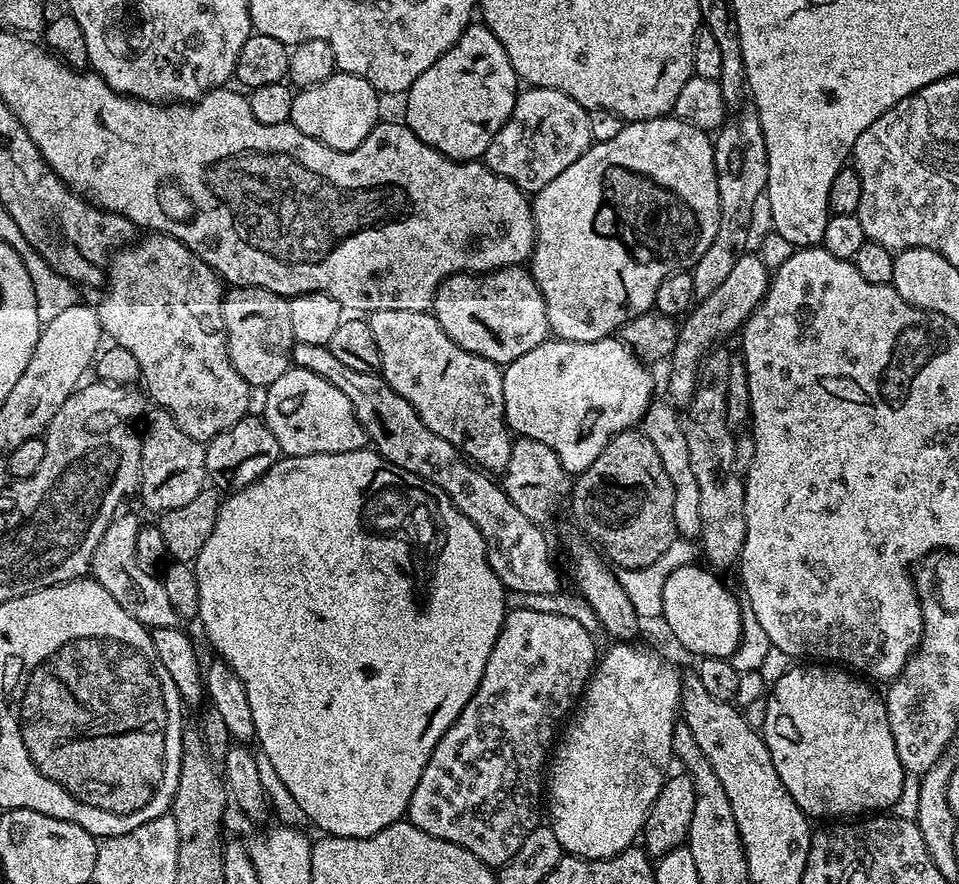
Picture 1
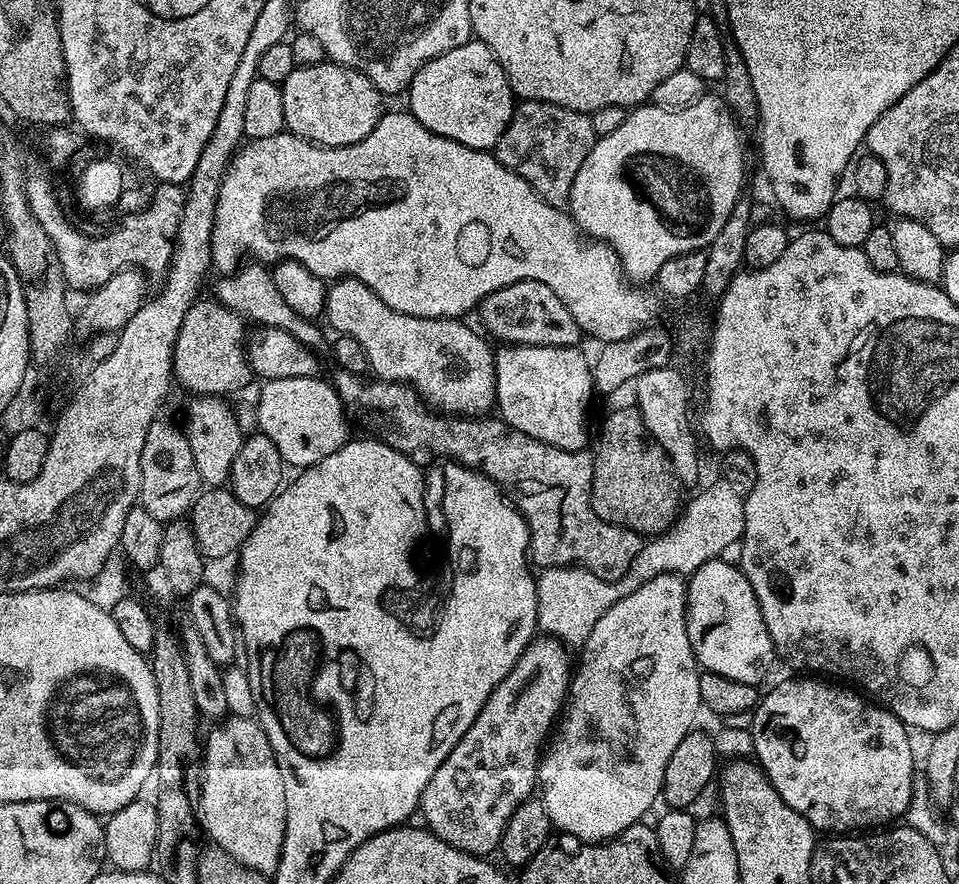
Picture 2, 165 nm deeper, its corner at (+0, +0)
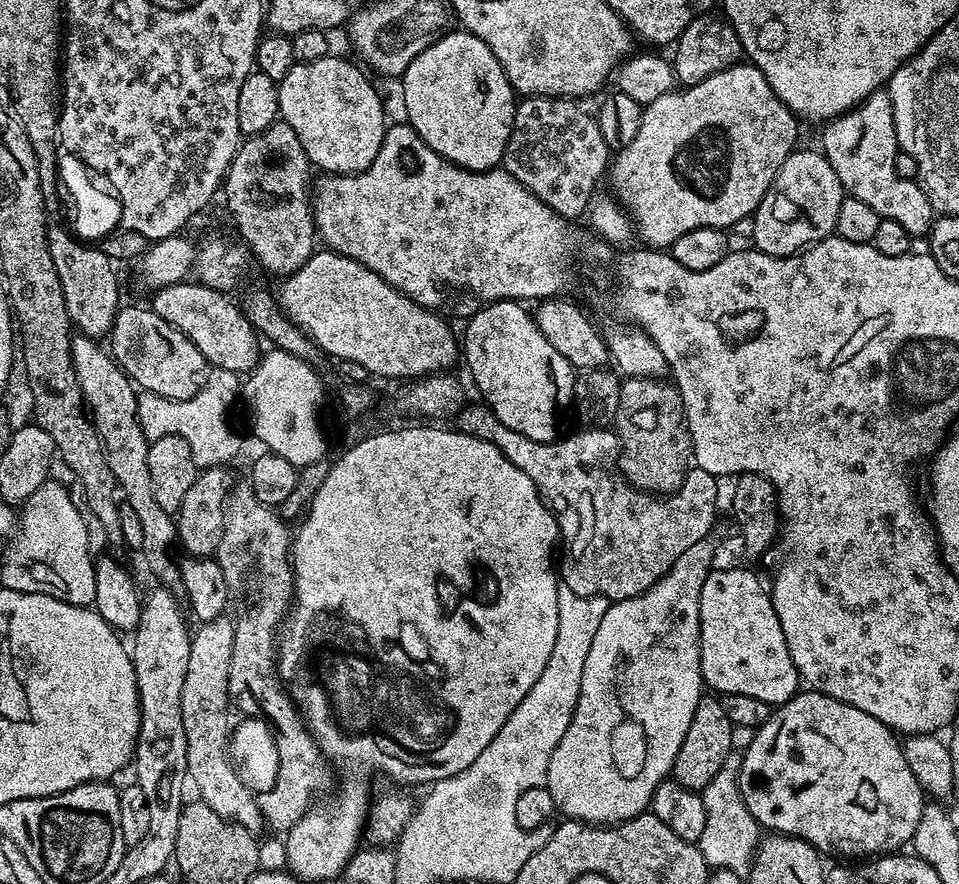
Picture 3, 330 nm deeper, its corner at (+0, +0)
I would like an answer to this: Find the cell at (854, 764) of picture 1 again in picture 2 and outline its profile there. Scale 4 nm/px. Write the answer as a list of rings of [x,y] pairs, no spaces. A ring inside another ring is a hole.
[[[820,678],[804,679],[808,680],[784,680],[761,695],[753,711],[751,729],[755,763],[764,769],[782,802],[786,802],[790,810],[798,810],[798,814],[821,833],[872,830],[899,821],[910,806],[912,777],[918,772],[917,761],[916,764],[912,761],[909,729],[887,707],[863,700],[868,698],[859,691],[847,692]]]

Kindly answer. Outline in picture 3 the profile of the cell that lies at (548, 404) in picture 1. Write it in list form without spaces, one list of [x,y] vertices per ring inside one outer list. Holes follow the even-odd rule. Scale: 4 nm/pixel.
[[[495,300],[492,304],[487,304],[485,308],[479,308],[474,315],[467,317],[464,328],[464,336],[462,332],[462,360],[468,363],[468,372],[472,375],[472,380],[476,383],[476,388],[480,391],[479,399],[488,405],[490,411],[493,412],[506,426],[510,426],[510,430],[518,430],[518,434],[526,434],[526,438],[534,438],[534,442],[550,442],[557,439],[558,432],[556,427],[560,424],[560,411],[564,407],[573,403],[572,387],[576,381],[576,372],[570,362],[566,362],[566,358],[562,358],[562,354],[558,354],[558,350],[554,350],[554,346],[550,346],[550,342],[546,342],[546,334],[542,334],[542,330],[538,330],[533,313],[528,312],[523,303],[519,300]]]

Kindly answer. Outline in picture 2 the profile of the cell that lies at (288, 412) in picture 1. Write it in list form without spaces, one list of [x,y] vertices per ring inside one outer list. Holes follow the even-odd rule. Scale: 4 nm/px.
[[[315,376],[278,378],[263,381],[262,387],[260,400],[255,401],[259,431],[278,446],[278,454],[282,454],[285,465],[292,467],[293,464],[296,470],[310,468],[348,443],[349,417],[340,395],[327,379]]]

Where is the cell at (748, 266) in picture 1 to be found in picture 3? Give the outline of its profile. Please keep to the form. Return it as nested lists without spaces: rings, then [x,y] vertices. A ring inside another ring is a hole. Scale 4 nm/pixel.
[[[793,150],[786,158],[786,162],[778,170],[770,190],[762,198],[762,202],[752,213],[754,232],[750,239],[755,251],[765,252],[771,256],[793,256],[795,252],[802,252],[811,248],[813,244],[833,235],[838,222],[838,206],[842,206],[846,195],[842,182],[838,182],[838,174],[834,174],[834,166],[825,158],[823,151],[800,152]]]

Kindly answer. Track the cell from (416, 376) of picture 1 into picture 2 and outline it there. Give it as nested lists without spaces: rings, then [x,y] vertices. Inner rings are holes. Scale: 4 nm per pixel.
[[[341,278],[331,285],[328,289],[328,301],[324,307],[324,316],[337,329],[339,335],[349,336],[358,342],[358,346],[362,346],[366,350],[366,358],[368,359],[369,369],[379,379],[389,382],[399,382],[401,384],[410,384],[419,392],[421,398],[429,408],[451,414],[454,416],[483,416],[493,411],[496,403],[496,354],[493,345],[479,331],[475,332],[472,328],[464,325],[465,321],[460,318],[418,318],[410,314],[402,314],[398,310],[390,310],[390,306],[386,306],[386,302],[382,302],[382,298],[378,298],[378,294],[374,294],[374,290],[370,290],[362,283],[361,280],[353,280],[351,278]]]

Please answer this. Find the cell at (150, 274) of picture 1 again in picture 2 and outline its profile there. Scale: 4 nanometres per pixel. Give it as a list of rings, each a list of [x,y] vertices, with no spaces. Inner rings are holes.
[[[196,396],[188,404],[182,427],[190,442],[190,454],[194,454],[194,466],[198,466],[201,481],[208,488],[223,488],[229,483],[232,463],[242,450],[246,435],[239,428],[236,409],[227,399],[218,396]]]

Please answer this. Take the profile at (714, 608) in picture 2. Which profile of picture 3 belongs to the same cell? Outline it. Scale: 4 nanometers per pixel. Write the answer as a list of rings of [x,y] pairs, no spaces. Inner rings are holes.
[[[717,567],[702,582],[700,599],[700,669],[705,685],[716,694],[750,694],[762,702],[779,706],[801,691],[802,681],[796,673],[790,650],[786,650],[786,634],[778,622],[778,614],[768,609],[763,582],[752,577],[750,567]]]

